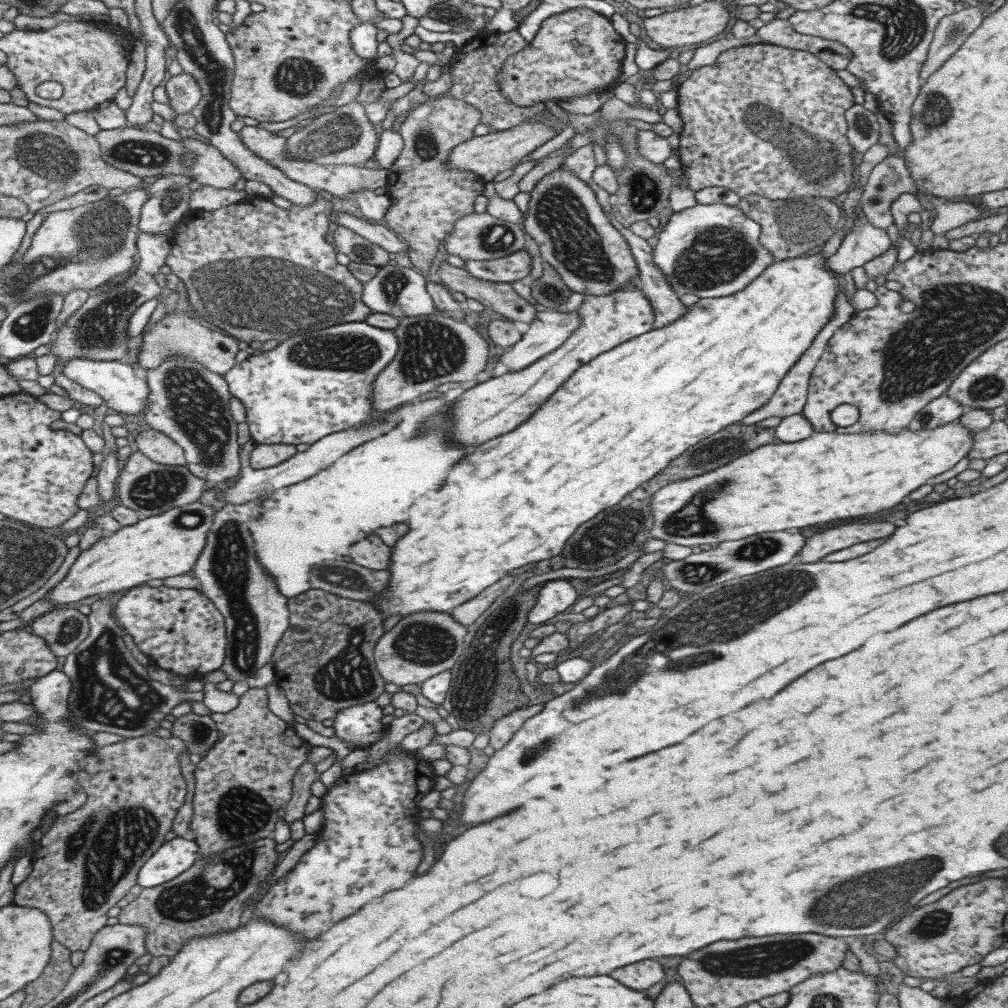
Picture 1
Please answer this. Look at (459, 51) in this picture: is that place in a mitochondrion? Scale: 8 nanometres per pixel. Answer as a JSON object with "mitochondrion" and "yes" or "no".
{"mitochondrion":"no"}

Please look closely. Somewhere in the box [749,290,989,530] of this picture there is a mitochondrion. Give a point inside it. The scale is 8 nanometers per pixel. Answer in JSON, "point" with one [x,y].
{"point":[924,419]}

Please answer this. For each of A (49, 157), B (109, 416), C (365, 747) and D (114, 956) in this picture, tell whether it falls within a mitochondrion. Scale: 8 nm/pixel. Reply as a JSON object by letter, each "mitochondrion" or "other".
{"A":"mitochondrion","B":"other","C":"other","D":"mitochondrion"}

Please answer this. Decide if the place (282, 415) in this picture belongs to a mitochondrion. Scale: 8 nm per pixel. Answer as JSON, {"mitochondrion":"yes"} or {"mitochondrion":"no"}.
{"mitochondrion":"no"}

